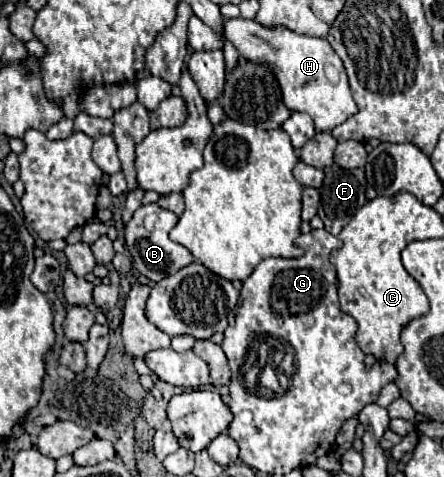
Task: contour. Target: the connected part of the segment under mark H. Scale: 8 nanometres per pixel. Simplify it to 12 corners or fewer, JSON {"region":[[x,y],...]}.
{"region":[[225,19],[249,61],[269,63],[291,111],[331,131],[357,113],[325,39]]}

